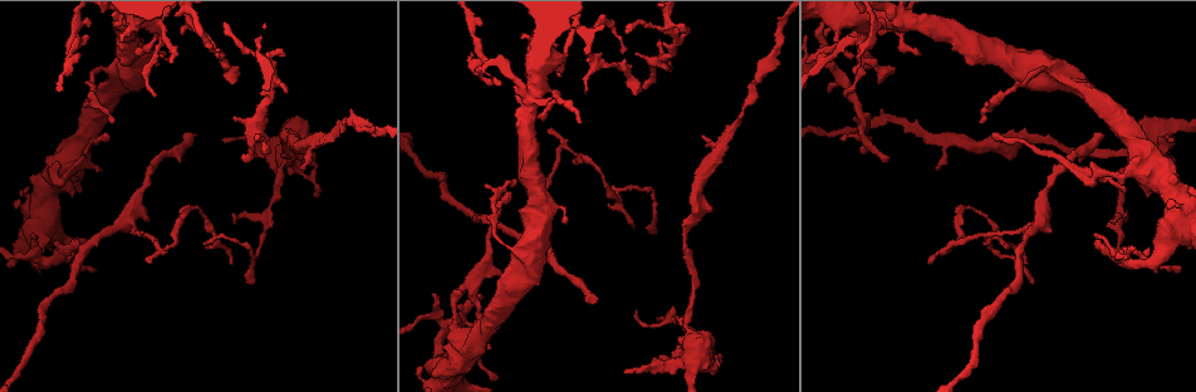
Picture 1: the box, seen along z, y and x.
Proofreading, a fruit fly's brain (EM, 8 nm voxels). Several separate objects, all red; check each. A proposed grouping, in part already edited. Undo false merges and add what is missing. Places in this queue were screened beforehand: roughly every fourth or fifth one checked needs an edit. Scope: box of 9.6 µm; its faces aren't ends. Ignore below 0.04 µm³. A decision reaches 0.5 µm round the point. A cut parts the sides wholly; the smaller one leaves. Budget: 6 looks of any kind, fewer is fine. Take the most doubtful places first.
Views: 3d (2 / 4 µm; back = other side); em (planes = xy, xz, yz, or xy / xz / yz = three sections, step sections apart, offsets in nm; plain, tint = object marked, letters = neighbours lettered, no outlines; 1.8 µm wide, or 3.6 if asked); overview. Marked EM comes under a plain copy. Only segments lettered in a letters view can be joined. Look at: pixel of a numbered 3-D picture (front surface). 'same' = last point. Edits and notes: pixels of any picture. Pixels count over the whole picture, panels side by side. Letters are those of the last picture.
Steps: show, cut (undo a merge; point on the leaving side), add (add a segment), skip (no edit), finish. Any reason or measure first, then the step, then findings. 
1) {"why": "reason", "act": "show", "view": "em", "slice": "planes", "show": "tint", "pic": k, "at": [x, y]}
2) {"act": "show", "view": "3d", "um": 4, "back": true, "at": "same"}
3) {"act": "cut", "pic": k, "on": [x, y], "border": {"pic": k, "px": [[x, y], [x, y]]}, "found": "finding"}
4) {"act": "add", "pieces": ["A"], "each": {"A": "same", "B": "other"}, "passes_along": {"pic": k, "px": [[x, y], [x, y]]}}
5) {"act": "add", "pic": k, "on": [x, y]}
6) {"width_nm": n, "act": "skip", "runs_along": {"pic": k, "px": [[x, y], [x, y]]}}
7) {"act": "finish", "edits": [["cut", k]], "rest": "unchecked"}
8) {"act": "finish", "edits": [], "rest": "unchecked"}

{"why": "an open end", "act": "show", "view": "em", "slice": "planes", "show": "letters", "pic": 1, "at": [234, 70]}

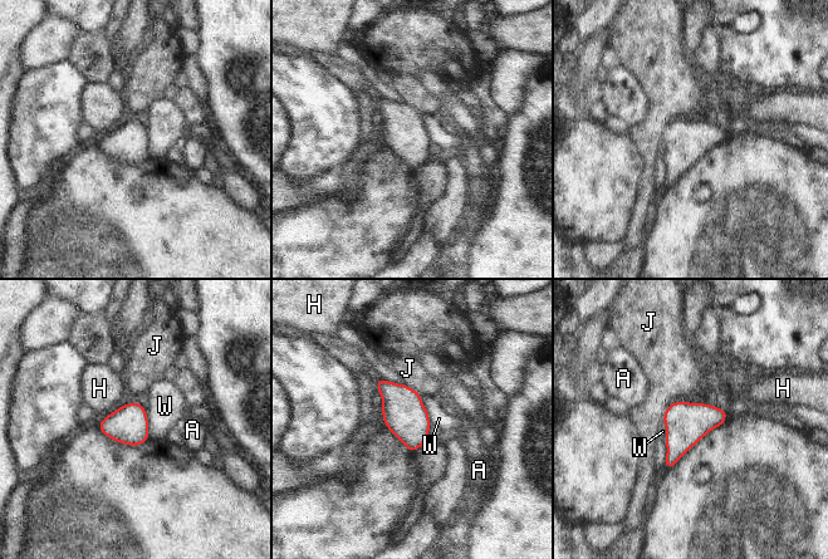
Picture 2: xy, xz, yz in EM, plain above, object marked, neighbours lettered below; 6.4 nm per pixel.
{"act": "skip", "each": {"A": "other", "H": "other", "J": "other", "W": "other"}, "border": {"pic": 2, "px": [[141, 402], [147, 416], [150, 439]]}, "found": "none of them fits"}

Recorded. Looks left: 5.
{"why": "stops while still wide", "act": "show", "view": "em", "slice": "xy", "step": 4, "show": "letters", "pic": 1, "at": [1168, 199]}

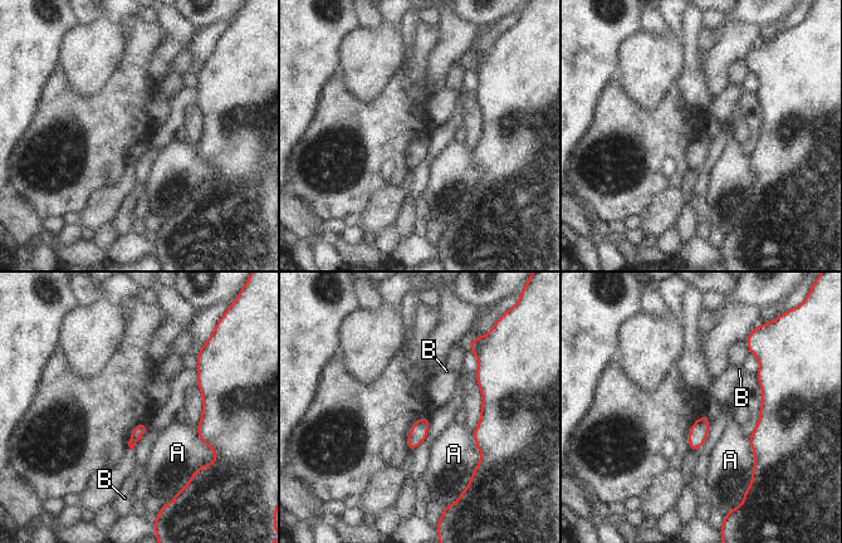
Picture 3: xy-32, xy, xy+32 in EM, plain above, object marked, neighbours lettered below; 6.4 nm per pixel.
{"longest_contact_nm": ["A", 380], "act": "skip", "each": {"A": "other", "B": "other"}, "found": "none of them fits"}

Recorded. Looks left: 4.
{"why": "branch stops here", "act": "show", "view": "3d", "um": 2, "pic": 1, "at": [99, 170]}

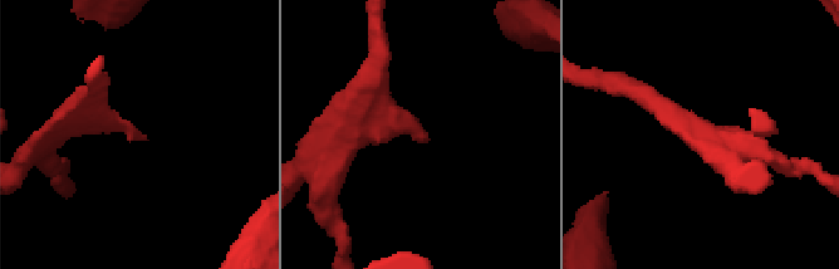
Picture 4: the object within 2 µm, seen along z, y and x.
{"act": "show", "view": "em", "slice": "planes", "show": "letters", "pic": 4, "at": [429, 138]}

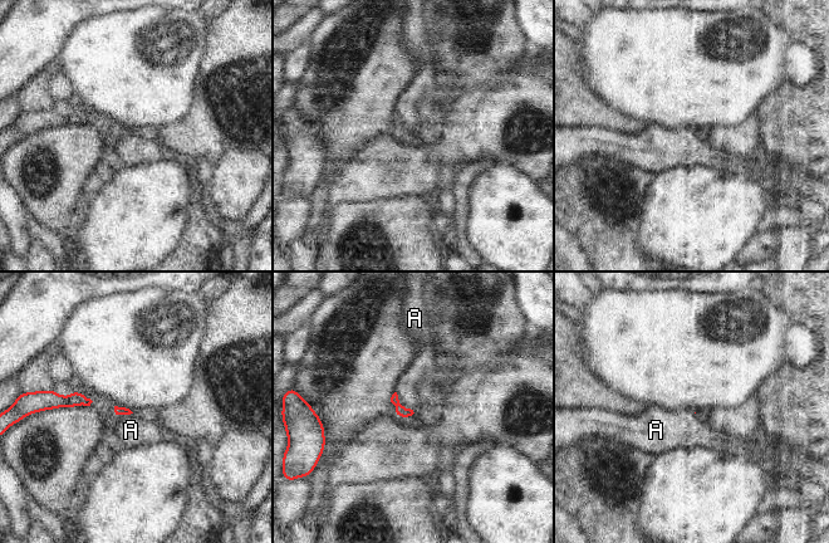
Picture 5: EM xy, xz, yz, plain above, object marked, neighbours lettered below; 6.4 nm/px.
{"longest_contact_nm": ["A", 180], "act": "skip", "each": {"A": "other"}, "border": {"pic": 5, "px": [[396, 391], [398, 401], [413, 412]]}, "found": "no lettered segment goes on from it"}

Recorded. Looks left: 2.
{"act": "finish", "edits": [], "rest": "unchecked"}

